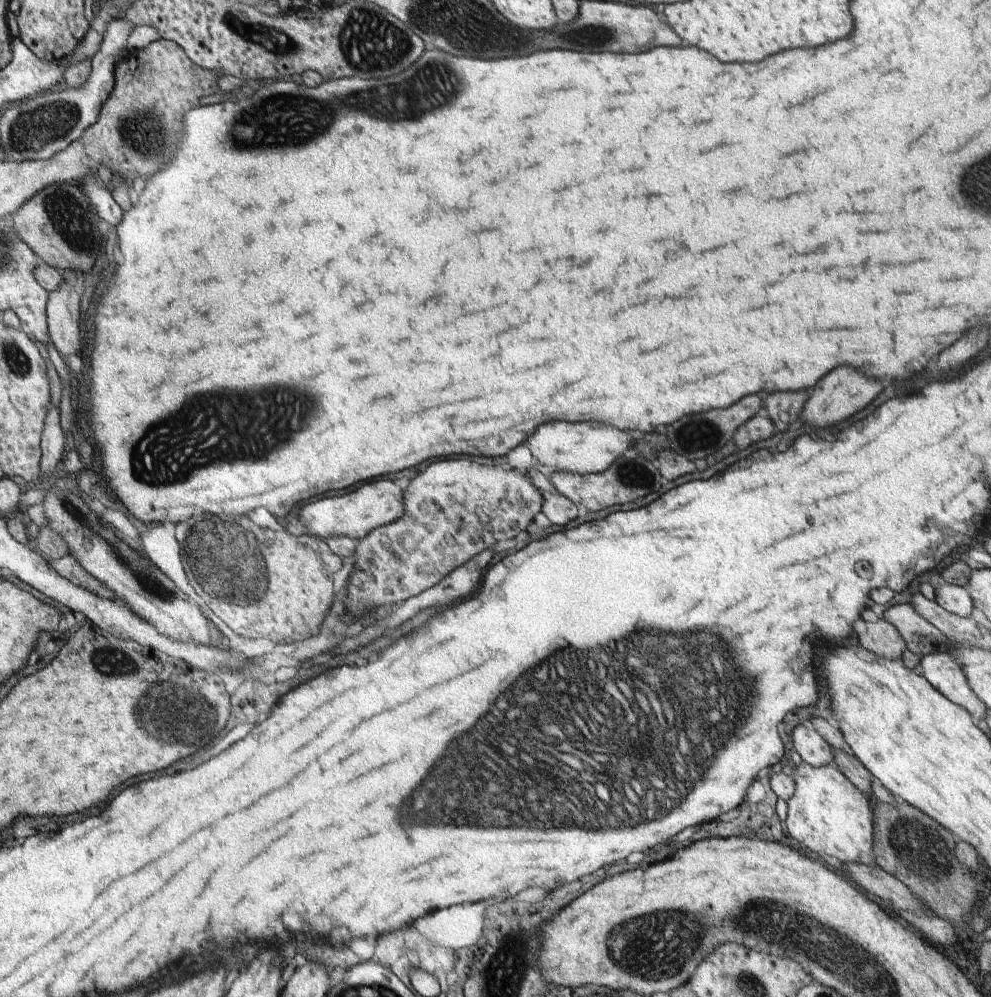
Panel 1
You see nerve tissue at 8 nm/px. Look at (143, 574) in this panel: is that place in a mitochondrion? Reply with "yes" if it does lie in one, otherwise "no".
yes

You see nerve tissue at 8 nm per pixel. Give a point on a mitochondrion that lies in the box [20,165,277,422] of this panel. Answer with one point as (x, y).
(69, 216)

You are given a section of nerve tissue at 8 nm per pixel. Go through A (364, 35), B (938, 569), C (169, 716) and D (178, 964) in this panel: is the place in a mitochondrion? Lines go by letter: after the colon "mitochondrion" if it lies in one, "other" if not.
A: mitochondrion
B: other
C: mitochondrion
D: other

